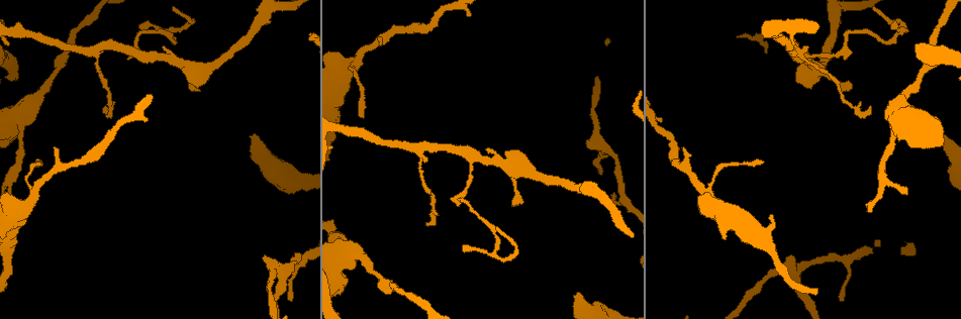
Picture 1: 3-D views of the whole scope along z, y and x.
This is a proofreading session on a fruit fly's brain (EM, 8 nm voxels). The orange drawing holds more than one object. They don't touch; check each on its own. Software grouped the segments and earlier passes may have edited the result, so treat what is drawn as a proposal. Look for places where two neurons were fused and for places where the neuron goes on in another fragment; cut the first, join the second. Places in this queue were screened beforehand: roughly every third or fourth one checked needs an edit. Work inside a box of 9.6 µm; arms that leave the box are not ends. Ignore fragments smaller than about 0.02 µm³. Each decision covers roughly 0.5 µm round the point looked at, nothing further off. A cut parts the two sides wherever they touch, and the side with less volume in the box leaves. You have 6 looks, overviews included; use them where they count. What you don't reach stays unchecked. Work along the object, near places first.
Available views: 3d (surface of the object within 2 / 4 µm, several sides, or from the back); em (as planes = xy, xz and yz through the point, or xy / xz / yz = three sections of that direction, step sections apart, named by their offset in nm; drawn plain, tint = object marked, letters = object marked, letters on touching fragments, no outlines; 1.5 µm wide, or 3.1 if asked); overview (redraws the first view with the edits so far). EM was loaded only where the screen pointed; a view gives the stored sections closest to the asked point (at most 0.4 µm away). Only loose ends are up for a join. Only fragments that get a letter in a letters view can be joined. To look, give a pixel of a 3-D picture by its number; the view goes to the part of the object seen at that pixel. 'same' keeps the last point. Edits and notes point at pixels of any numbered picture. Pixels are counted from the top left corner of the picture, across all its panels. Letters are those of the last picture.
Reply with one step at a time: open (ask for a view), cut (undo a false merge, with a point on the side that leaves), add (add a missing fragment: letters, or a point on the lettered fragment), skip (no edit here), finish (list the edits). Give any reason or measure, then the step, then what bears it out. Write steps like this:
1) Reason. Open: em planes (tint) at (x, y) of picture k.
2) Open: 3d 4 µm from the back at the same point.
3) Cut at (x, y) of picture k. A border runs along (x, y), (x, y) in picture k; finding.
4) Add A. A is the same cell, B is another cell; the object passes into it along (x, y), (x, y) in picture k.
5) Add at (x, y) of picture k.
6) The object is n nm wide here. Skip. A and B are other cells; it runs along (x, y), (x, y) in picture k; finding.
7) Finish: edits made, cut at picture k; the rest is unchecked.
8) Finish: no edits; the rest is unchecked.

Thick turns thin. Open: em planes (letters) at (806, 53) of picture 1.

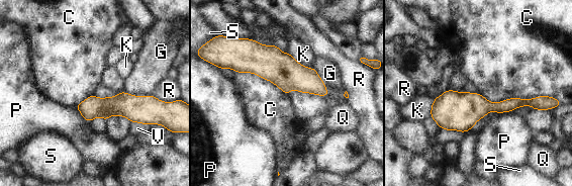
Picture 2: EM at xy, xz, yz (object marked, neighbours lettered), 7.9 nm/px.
The object is 170 nm wide here; the longest contact is with C, 600 nm. Skip. C, G, K, P, Q, R, S and V are other cells; all the same neuron.

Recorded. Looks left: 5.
Open: 3d 2 µm at (764, 162) of picture 1.

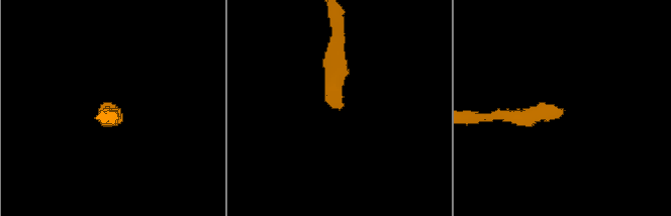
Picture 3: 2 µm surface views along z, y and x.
Open: em xy step 8 (tint) at (562, 108) of picture 3.

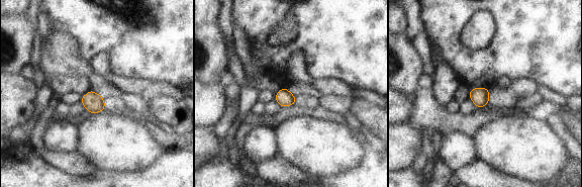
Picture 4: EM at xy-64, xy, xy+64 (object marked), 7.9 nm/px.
Open: em planes (letters) at the same point.

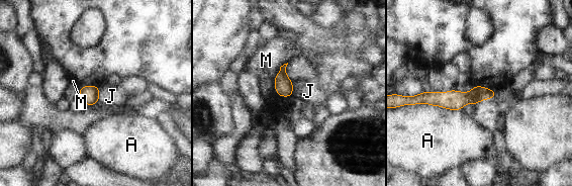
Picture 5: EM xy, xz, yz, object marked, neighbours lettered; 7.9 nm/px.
Skip. A, J and M are other cells; a border runs along (98, 87), (99, 101) in picture 5; no lettered fragment goes on from it.

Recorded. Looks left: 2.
Open: em xy step 4 (tint) at (253, 135) of picture 1.

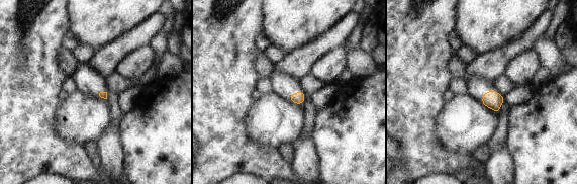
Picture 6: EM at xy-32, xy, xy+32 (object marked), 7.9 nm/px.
Another direction. Open: em planes (letters) at the same point.

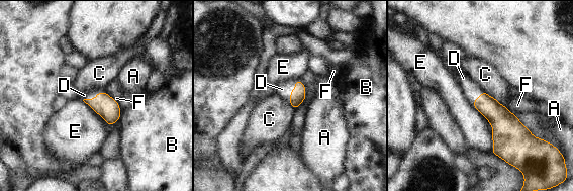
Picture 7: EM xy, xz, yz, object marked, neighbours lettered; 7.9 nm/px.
Add at (90, 92) of picture 7. D is the same cell, A, B, C, E and F are other cells; the object passes into it along (104, 105), (96, 97), (90, 92) in picture 7; it goes on there.

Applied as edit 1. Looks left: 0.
Finish: edits made, add at picture 7; the rest is unchecked.

